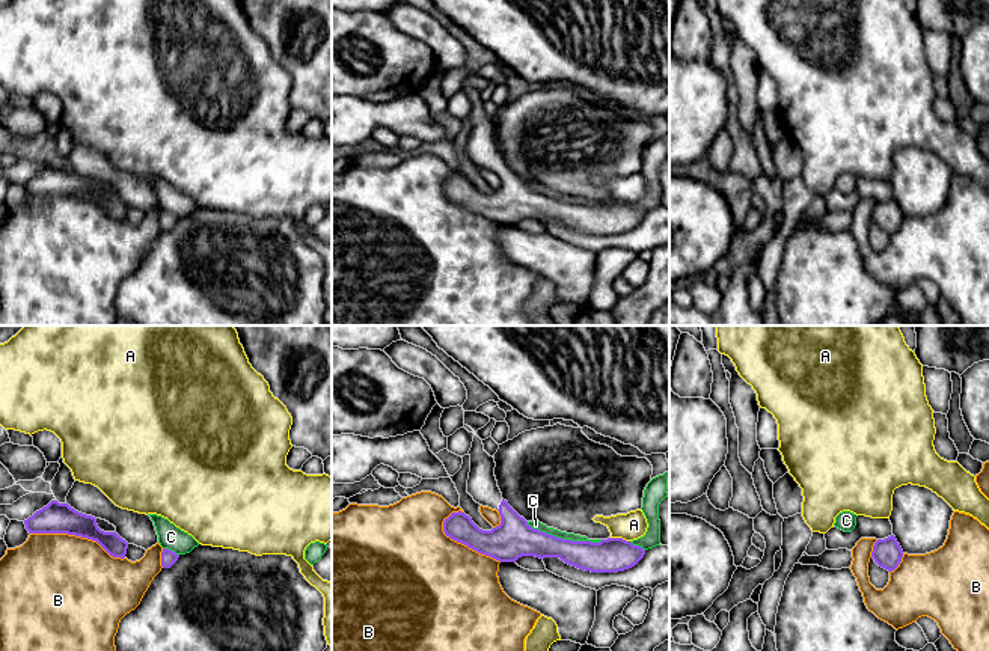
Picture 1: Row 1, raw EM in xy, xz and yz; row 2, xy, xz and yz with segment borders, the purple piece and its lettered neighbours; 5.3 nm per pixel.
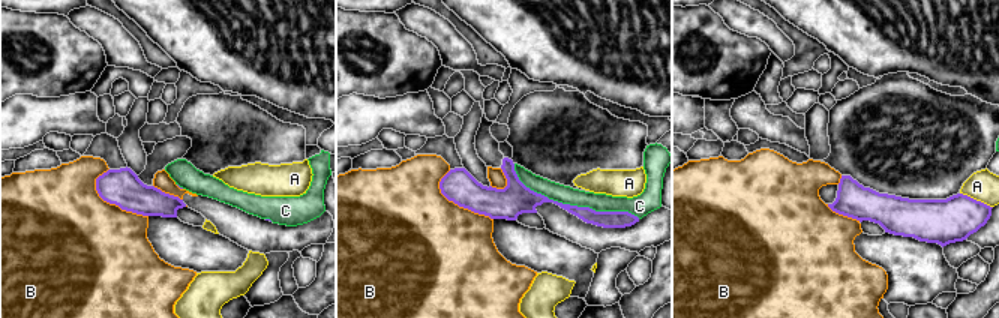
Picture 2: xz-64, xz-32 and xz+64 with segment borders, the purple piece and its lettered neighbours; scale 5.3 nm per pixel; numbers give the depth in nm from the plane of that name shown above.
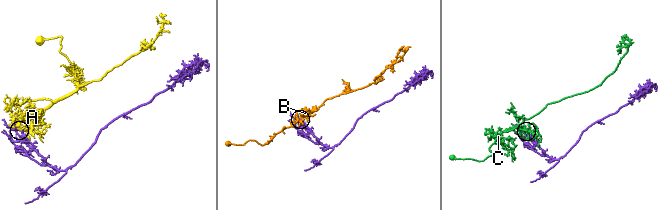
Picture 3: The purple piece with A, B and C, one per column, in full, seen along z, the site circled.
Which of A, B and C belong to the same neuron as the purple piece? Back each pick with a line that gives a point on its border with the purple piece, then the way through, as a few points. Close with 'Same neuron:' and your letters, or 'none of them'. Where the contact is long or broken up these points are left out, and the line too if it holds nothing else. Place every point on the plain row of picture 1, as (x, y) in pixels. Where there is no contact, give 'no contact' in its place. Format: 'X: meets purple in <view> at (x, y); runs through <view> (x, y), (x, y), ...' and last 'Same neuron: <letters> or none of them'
Same neuron: none of them

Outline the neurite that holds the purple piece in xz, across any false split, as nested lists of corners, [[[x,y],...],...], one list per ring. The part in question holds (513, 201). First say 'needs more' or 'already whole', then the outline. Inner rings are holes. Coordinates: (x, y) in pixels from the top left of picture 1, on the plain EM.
needs more | [[[476,96],[469,118],[467,155],[476,166],[496,172],[501,187],[491,193],[482,193],[464,175],[452,175],[443,184],[443,194],[451,202],[499,225],[516,225],[522,219],[559,220],[571,229],[591,235],[624,234],[644,220],[642,209],[623,200],[608,200],[600,205],[571,203],[531,190],[502,161],[494,139],[494,121],[484,113],[482,102]]]

